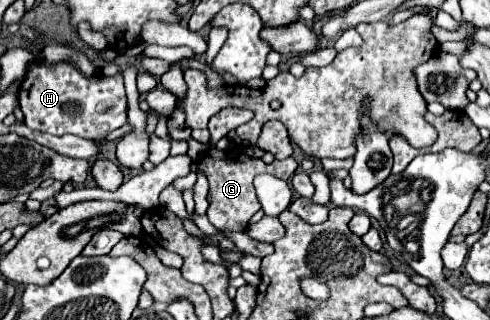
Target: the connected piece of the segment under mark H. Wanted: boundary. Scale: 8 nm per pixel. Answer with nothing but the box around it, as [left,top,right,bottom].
[17,59,127,141]

